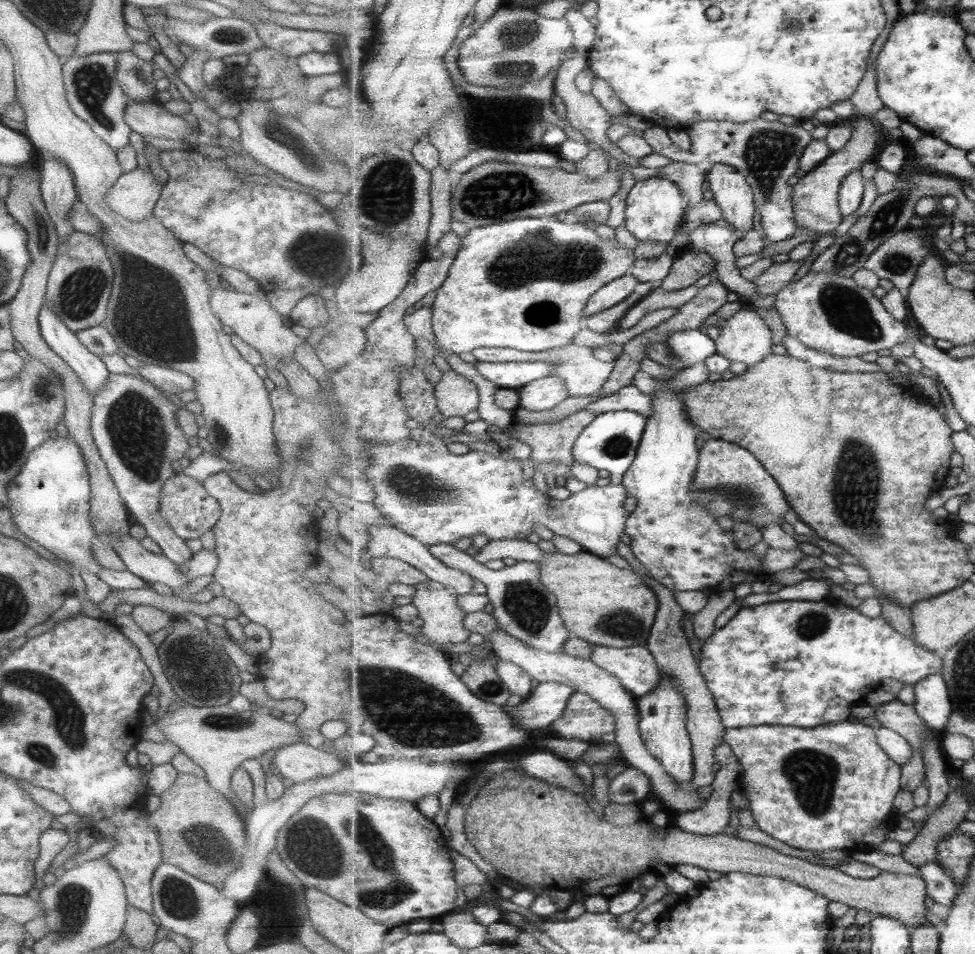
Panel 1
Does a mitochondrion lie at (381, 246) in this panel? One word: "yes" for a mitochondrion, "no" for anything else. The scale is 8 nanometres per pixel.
yes

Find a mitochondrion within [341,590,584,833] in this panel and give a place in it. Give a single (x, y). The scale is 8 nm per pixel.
(493, 688)

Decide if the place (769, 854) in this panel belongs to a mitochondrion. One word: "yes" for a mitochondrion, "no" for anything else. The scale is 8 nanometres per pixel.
no

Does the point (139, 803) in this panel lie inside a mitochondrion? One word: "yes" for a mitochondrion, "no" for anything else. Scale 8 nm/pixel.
no

